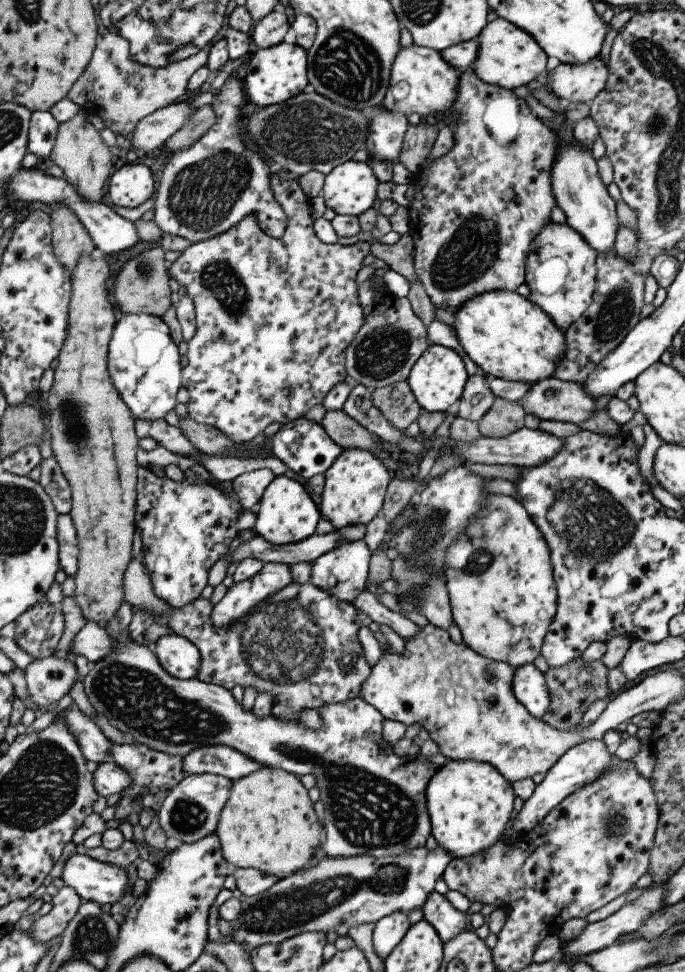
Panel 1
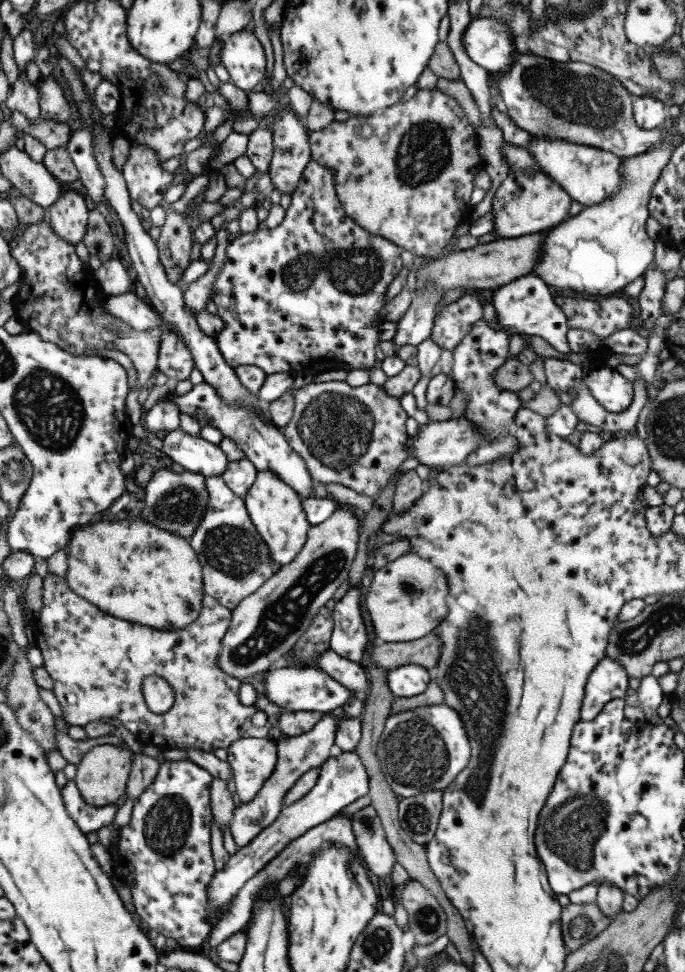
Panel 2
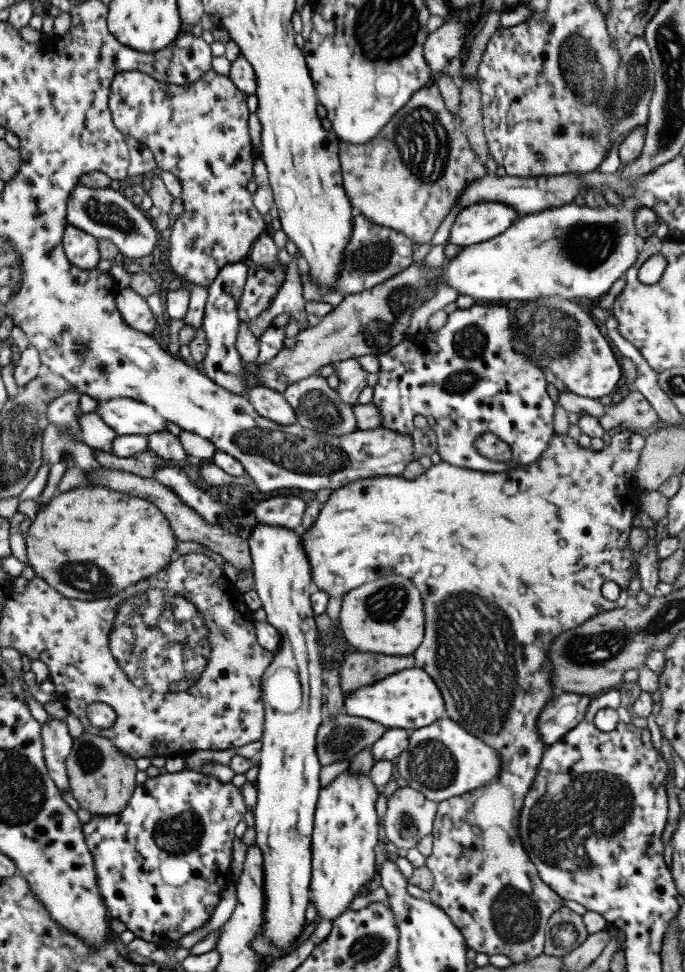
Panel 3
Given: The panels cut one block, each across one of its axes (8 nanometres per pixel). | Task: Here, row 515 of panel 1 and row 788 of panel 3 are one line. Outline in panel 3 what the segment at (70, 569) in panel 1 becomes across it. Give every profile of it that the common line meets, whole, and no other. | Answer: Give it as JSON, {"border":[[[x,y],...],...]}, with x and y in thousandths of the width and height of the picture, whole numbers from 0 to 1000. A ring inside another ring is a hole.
{"border":[[[79,738],[61,747],[58,760],[64,767],[64,782],[73,800],[88,815],[102,814],[102,805],[96,792],[96,779],[105,772],[107,759],[102,757],[96,742]]]}

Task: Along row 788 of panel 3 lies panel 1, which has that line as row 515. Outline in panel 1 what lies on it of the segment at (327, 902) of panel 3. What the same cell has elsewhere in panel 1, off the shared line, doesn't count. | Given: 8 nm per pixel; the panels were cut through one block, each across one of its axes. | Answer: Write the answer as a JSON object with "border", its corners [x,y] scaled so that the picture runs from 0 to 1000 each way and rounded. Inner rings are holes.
{"border":[[[501,462],[499,467],[492,469],[472,488],[474,499],[466,512],[469,532],[482,535],[491,545],[515,539],[540,539],[559,522],[571,495],[566,487],[571,479],[562,475],[558,468],[528,462]]]}

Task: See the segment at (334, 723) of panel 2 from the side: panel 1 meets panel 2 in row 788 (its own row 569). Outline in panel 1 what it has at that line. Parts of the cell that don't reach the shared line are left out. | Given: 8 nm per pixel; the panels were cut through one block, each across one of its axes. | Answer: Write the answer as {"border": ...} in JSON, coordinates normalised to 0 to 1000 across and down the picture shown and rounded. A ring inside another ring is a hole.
{"border":[[[391,577],[368,595],[343,599],[331,605],[328,613],[312,622],[308,635],[317,649],[331,647],[353,633],[361,633],[372,621],[380,621],[391,612],[404,610],[426,599],[423,584],[415,579]]]}

